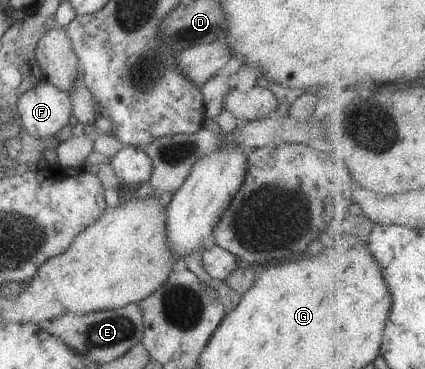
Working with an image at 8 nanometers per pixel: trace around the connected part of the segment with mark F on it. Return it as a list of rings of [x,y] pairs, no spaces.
[[[41,81],[24,91],[16,101],[17,115],[29,137],[53,137],[71,117],[71,101],[66,91]]]

